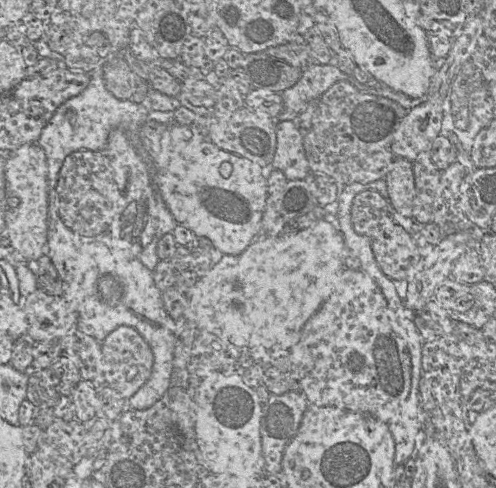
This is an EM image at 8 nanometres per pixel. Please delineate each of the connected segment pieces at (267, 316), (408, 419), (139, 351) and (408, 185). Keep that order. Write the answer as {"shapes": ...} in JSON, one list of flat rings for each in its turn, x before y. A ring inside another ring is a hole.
{"shapes":[[[324,219,319,220,314,225,301,231,287,233,283,233,282,231,282,233,276,237,256,238,240,255,223,255,218,263,213,264,212,268,206,275,199,277,198,281,188,294,184,294,187,296,187,306,183,318,186,321,191,321,198,331,215,334,222,340,225,340,238,348,263,346,267,350,274,347,291,349,299,341,305,323,330,295,336,277,342,269,346,269,343,264,345,251,346,245,341,232]],[[420,375,415,391,410,391,404,405,389,421,388,426,395,442,395,465,402,464,409,458,415,458,423,443,420,424]],[[120,325,101,342,103,375,105,384,129,399,151,375,154,356,149,344,133,327]],[[395,158,384,180,388,201,393,209,405,217,412,217,415,197,413,162]]]}

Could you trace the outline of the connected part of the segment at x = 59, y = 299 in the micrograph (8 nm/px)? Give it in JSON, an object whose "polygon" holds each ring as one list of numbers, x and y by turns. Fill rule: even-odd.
{"polygon":[[39,287,28,296,24,306,26,338,32,343,58,341,77,329,77,313,62,294,47,294]]}

